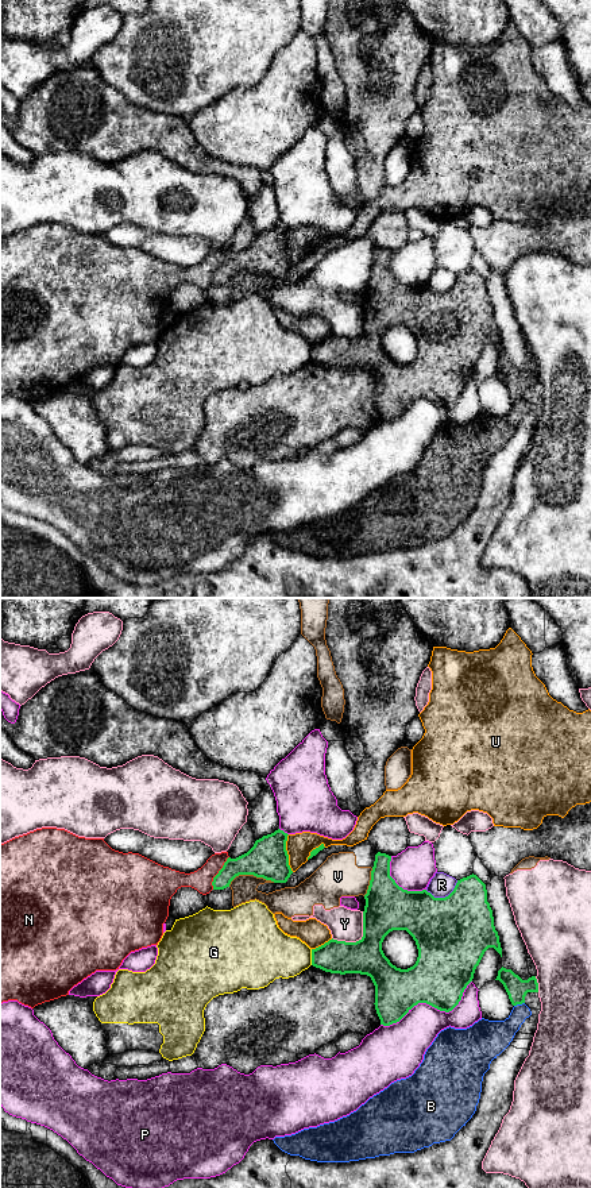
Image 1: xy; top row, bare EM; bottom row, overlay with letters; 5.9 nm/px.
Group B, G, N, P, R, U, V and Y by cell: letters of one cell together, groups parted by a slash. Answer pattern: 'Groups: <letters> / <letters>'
Groups: B / G / N / P / R / U / V Y

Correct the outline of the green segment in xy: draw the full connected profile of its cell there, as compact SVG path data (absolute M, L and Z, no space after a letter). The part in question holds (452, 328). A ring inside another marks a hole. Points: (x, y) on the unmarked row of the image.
M378 247L375 250L371 275L364 290L363 332L356 338L329 335L324 340L312 344L312 360L331 369L360 369L371 373L375 381L375 405L381 420L390 421L399 417L414 401L426 398L440 406L452 406L461 396L463 387L472 377L476 362L484 347L494 343L502 352L498 327L487 297L486 279L476 271L470 270L457 275L453 286L445 293L434 293L426 285L407 286L399 282L390 271L391 251ZM393 325L406 325L416 336L418 352L407 364L397 363L382 346L385 332Z

